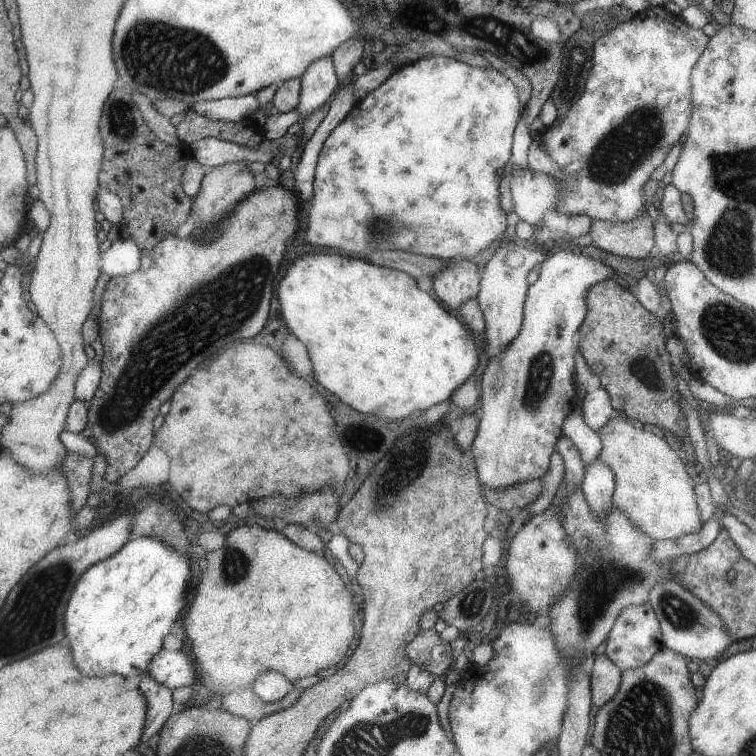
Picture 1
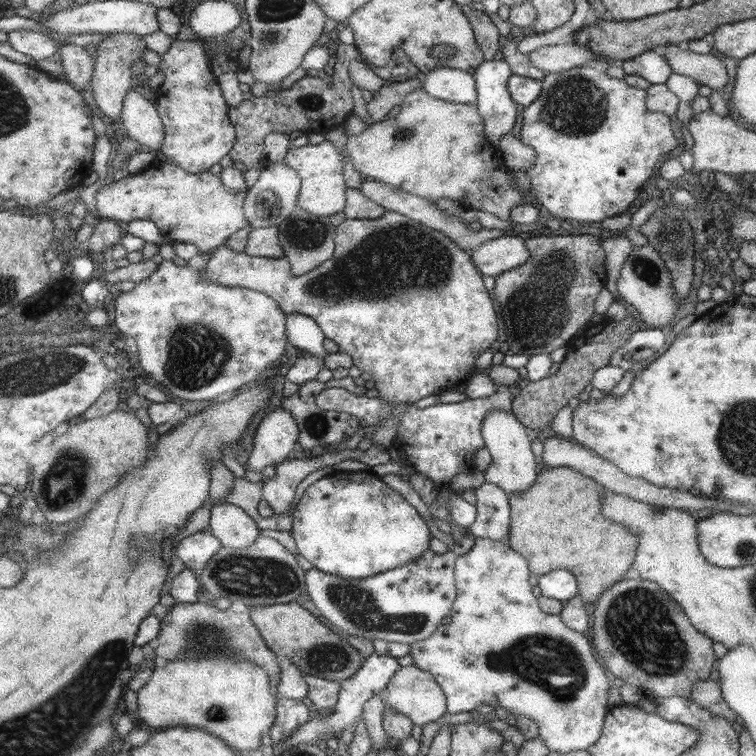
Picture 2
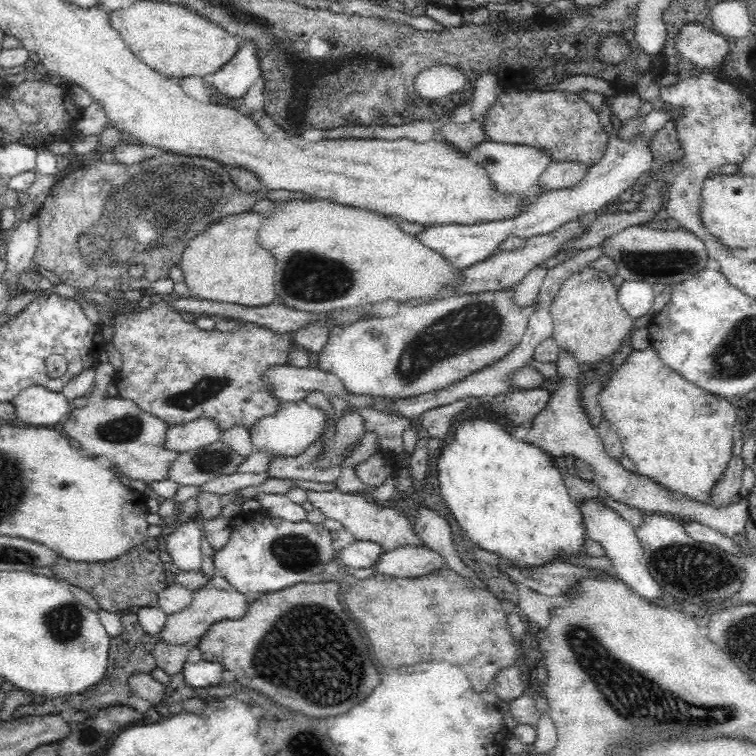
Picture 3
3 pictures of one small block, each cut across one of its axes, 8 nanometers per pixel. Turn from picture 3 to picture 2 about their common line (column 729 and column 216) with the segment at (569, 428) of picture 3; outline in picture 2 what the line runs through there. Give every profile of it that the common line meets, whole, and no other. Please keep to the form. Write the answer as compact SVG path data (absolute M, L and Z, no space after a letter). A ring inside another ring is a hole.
M215 504L211 506L209 516L207 532L217 538L223 548L248 548L260 533L249 515L234 504Z

